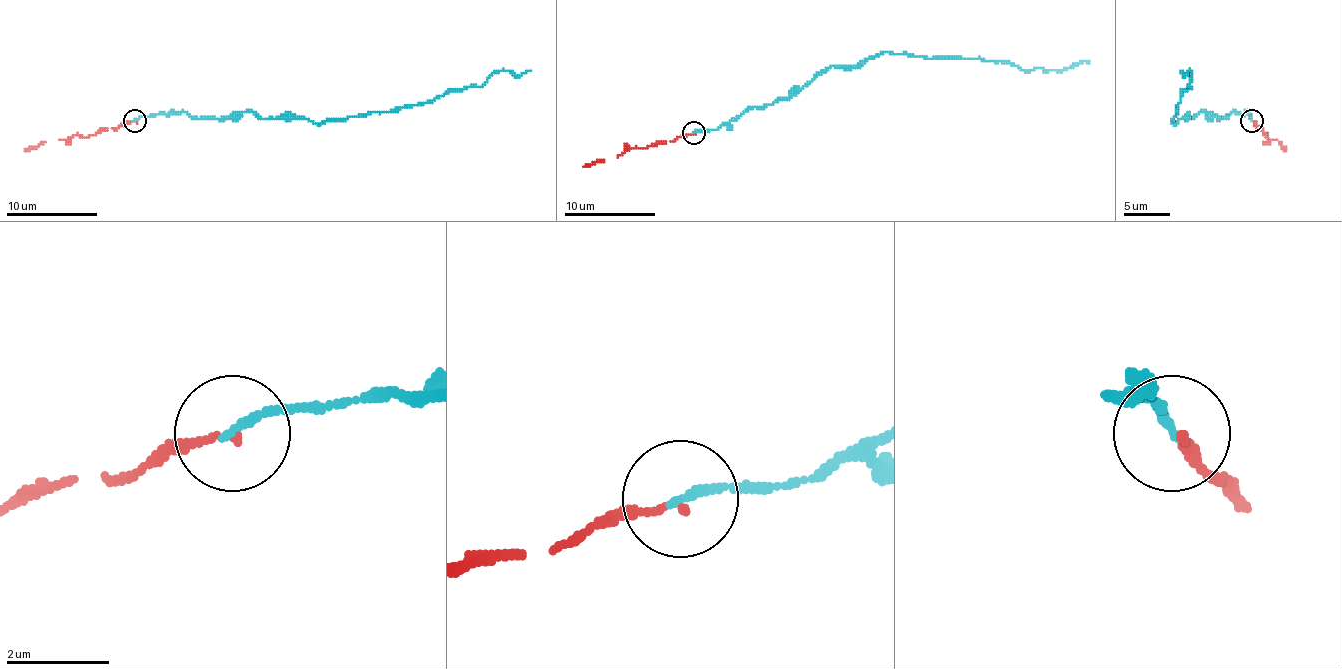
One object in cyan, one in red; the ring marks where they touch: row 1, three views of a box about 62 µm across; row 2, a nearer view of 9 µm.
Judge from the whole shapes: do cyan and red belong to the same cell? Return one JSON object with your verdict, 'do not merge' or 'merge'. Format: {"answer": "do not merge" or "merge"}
{"answer": "merge"}

